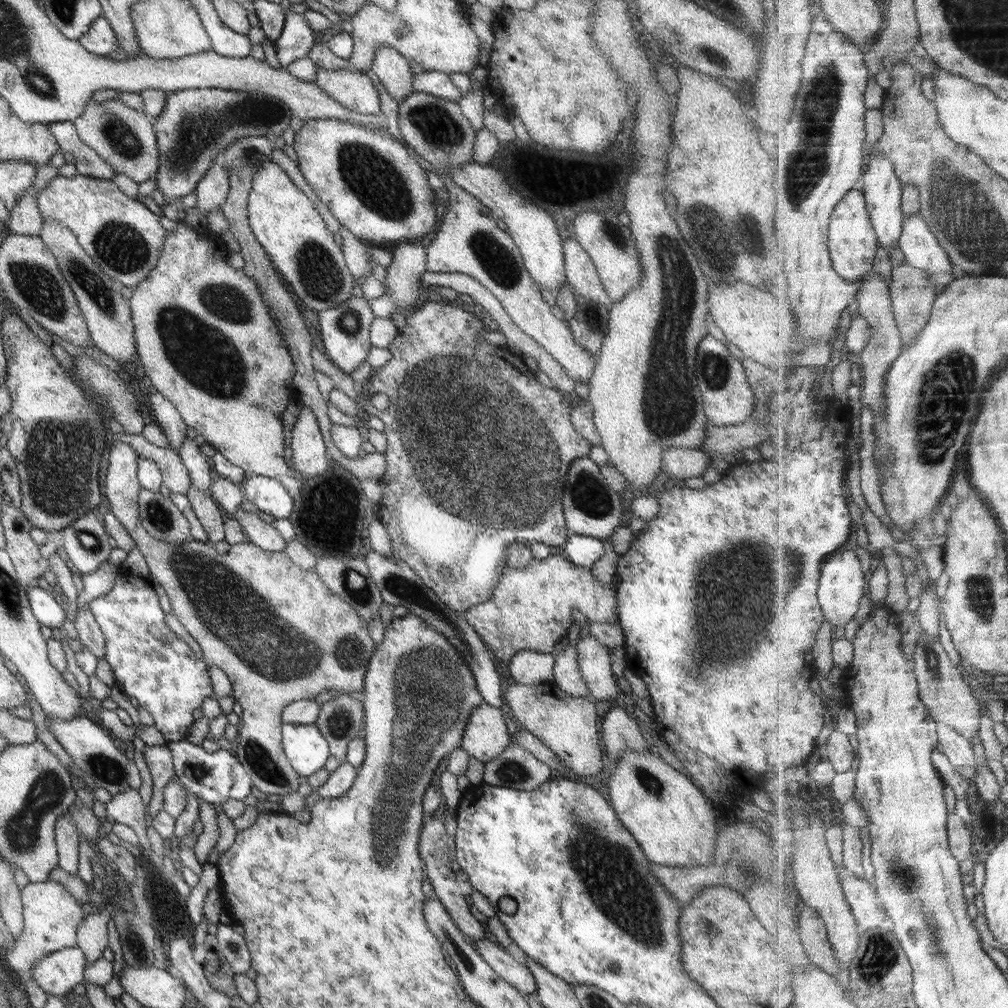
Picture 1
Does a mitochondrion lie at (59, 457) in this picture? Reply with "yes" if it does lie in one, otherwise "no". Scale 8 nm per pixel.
yes

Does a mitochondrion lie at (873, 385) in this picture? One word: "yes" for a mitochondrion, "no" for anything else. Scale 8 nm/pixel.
no

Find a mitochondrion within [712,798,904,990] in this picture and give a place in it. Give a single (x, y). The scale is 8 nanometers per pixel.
(879, 958)

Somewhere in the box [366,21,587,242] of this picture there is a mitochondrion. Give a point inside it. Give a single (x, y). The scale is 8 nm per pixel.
(440, 130)

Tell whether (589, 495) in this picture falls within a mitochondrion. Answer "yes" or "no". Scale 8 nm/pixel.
yes

